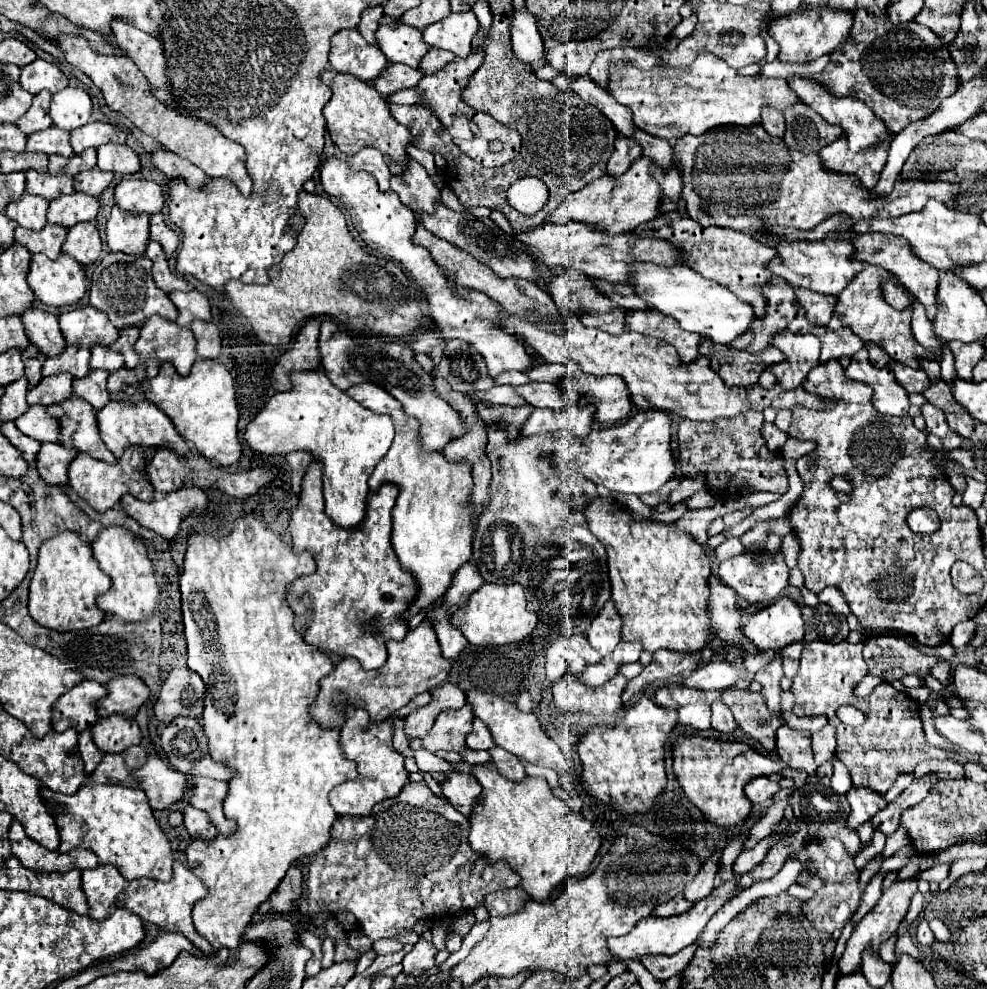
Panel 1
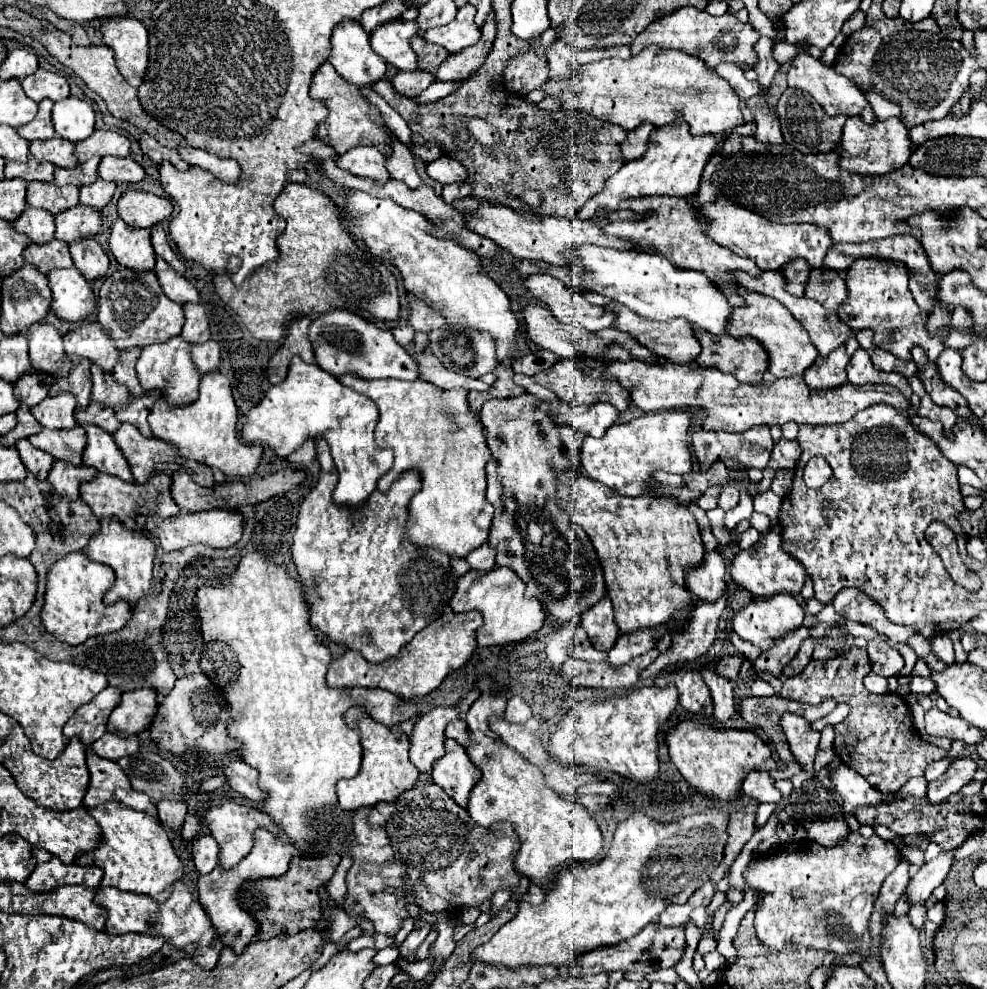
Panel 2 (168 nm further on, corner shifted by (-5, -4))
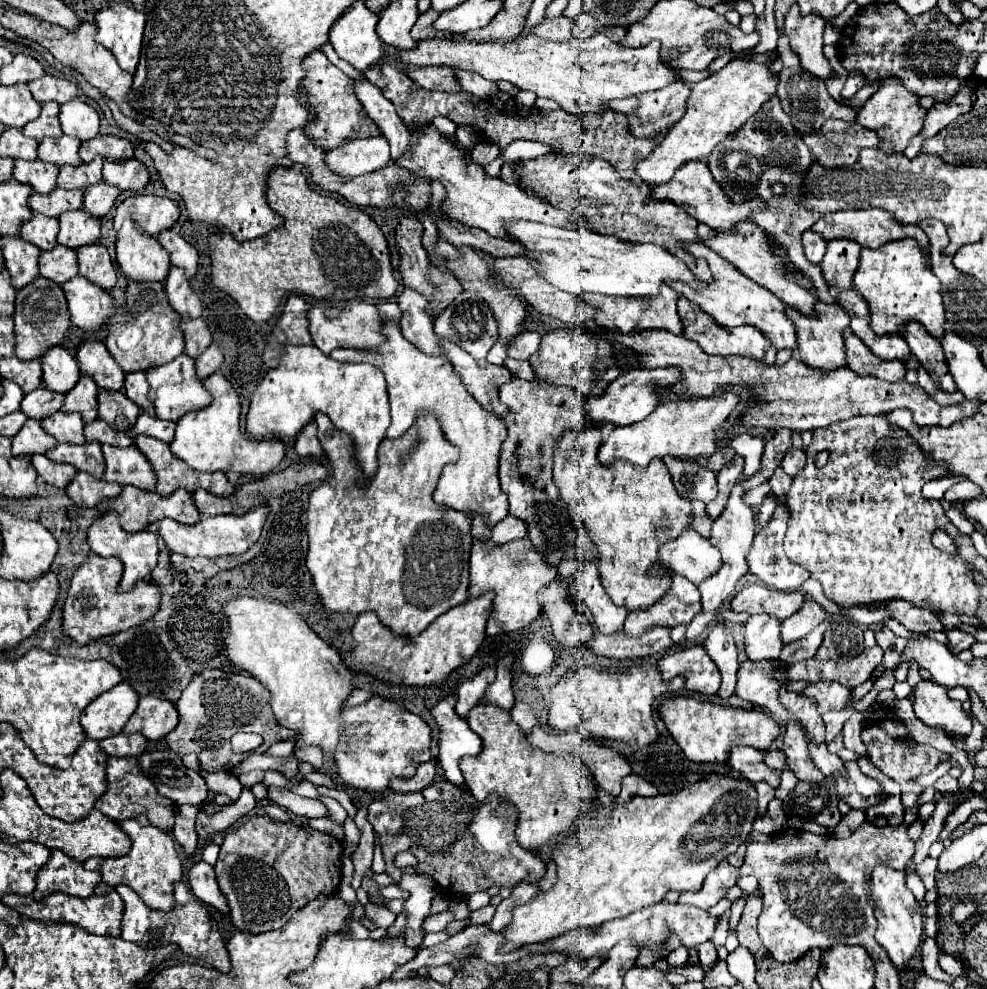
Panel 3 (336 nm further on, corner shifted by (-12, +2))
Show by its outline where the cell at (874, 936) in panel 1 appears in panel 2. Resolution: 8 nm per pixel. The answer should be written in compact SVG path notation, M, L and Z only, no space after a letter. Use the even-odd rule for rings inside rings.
M942 851L936 859L924 863L920 871L910 879L910 885L906 889L910 903L924 903L924 899L930 897L930 893L946 881L946 877L952 871L956 857L954 851Z

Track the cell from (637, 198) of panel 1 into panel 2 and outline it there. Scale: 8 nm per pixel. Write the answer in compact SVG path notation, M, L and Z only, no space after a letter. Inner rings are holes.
M660 127L652 131L648 149L638 161L628 161L622 165L622 169L612 175L606 181L606 187L588 201L578 217L580 219L592 219L598 211L606 215L606 221L626 221L626 219L640 219L632 211L620 211L618 203L630 197L644 197L644 195L670 195L670 197L690 197L690 193L696 193L700 189L700 177L706 167L706 161L714 153L722 153L722 141L726 141L728 133L722 137L694 137L686 127Z

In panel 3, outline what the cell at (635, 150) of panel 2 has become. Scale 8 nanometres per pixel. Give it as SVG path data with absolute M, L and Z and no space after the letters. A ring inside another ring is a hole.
M675 81L659 91L641 93L635 121L629 123L631 135L657 137L659 133L668 131L684 115L687 97L689 87L681 81Z

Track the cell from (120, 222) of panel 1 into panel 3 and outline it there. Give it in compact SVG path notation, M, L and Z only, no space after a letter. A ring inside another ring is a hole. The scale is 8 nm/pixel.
M125 221L117 233L117 263L129 279L163 281L169 273L169 253L153 235Z

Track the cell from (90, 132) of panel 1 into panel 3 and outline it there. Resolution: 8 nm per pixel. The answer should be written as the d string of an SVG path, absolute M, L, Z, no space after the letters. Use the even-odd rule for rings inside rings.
M97 135L97 137L81 143L79 155L85 163L89 163L95 155L129 159L129 157L133 157L133 145L131 145L131 141L117 137L117 135Z

